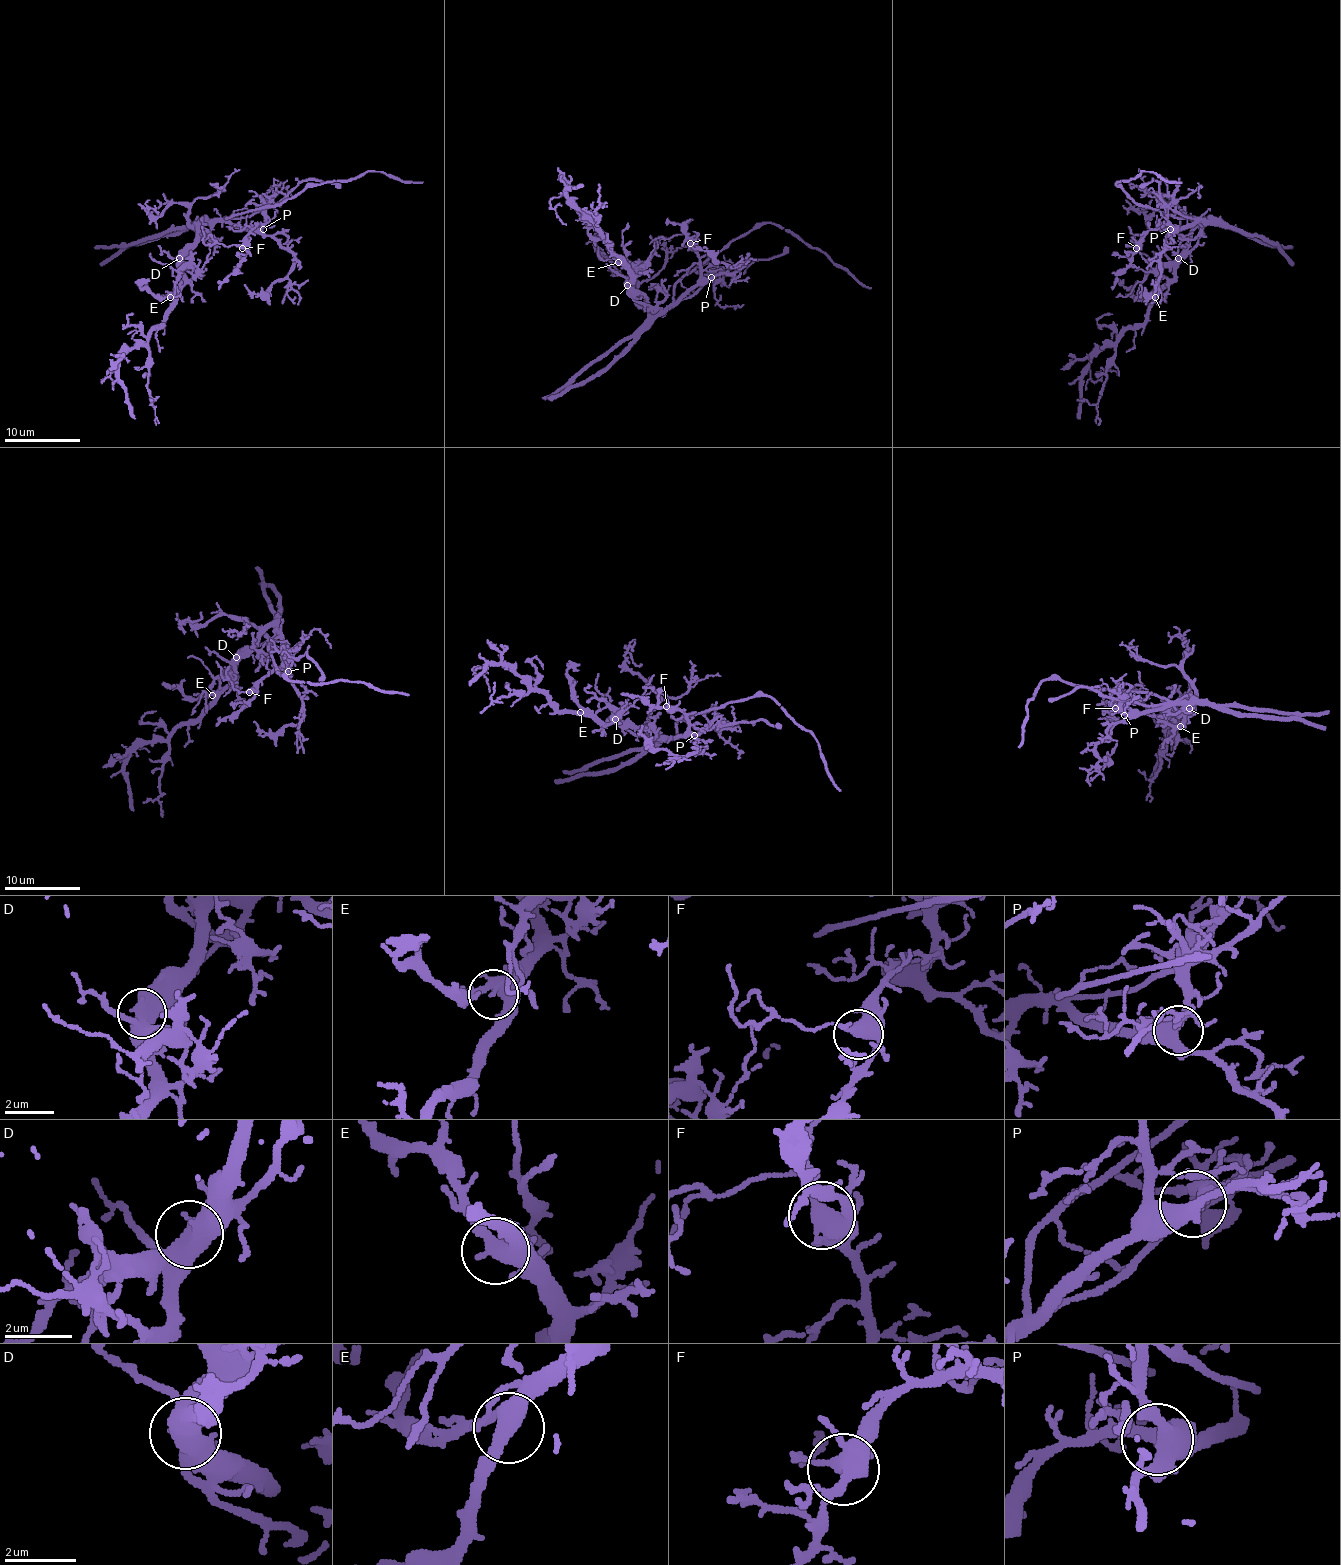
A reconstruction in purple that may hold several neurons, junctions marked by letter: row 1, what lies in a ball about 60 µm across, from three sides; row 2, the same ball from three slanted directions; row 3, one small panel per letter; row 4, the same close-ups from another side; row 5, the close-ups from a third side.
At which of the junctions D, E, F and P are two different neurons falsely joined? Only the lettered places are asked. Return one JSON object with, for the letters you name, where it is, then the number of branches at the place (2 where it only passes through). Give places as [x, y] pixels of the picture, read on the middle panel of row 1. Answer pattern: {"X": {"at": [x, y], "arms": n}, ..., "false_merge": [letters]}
{"D": {"at": [627, 285], "arms": 3}, "false_merge": ["D"]}

